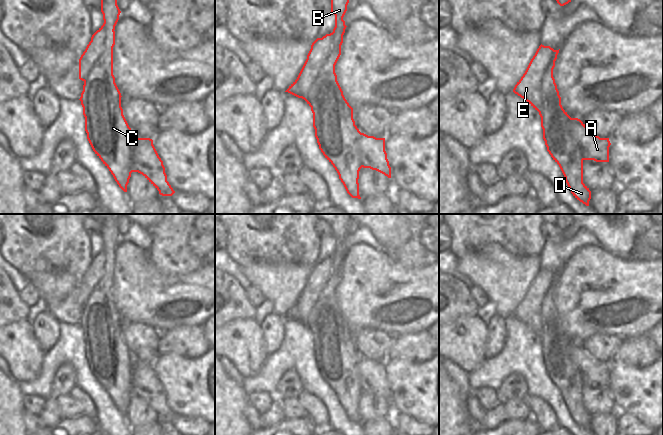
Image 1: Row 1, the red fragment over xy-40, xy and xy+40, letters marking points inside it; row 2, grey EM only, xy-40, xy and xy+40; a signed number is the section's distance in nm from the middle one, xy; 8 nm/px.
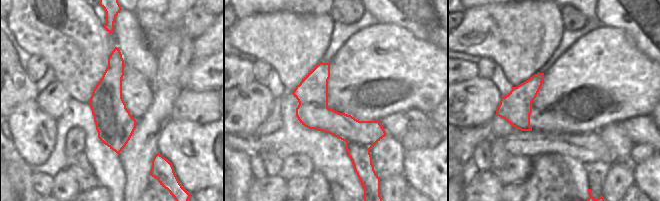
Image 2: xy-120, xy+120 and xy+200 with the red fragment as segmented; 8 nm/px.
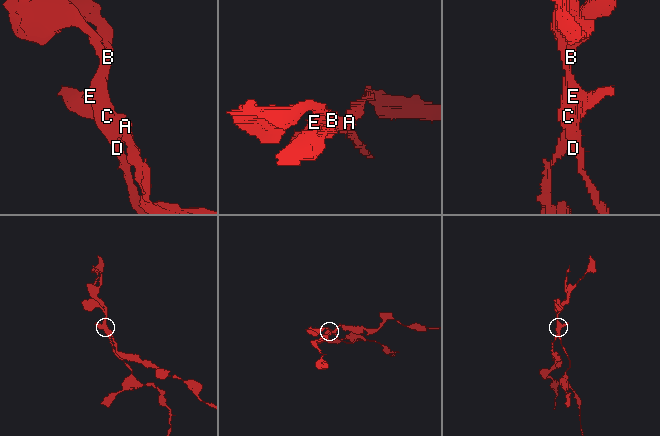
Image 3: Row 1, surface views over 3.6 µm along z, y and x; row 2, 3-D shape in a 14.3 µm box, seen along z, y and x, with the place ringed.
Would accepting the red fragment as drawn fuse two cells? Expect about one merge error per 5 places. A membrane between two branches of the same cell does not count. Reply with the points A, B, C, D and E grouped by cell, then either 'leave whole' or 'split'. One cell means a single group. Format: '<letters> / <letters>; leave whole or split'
A E / B C D; split

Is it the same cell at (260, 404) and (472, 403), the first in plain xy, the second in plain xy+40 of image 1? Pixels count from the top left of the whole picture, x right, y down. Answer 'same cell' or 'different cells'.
different cells

